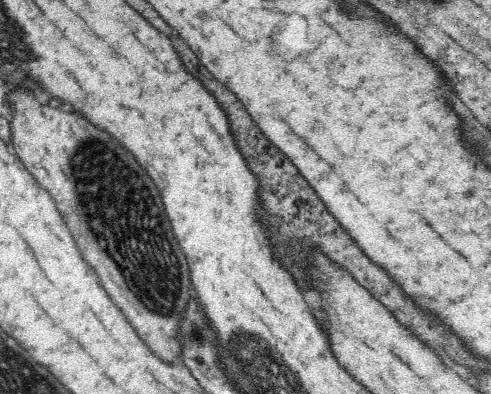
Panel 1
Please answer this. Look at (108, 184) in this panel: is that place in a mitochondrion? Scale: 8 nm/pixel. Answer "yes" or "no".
yes

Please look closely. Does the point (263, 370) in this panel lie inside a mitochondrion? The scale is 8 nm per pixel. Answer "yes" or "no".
yes

